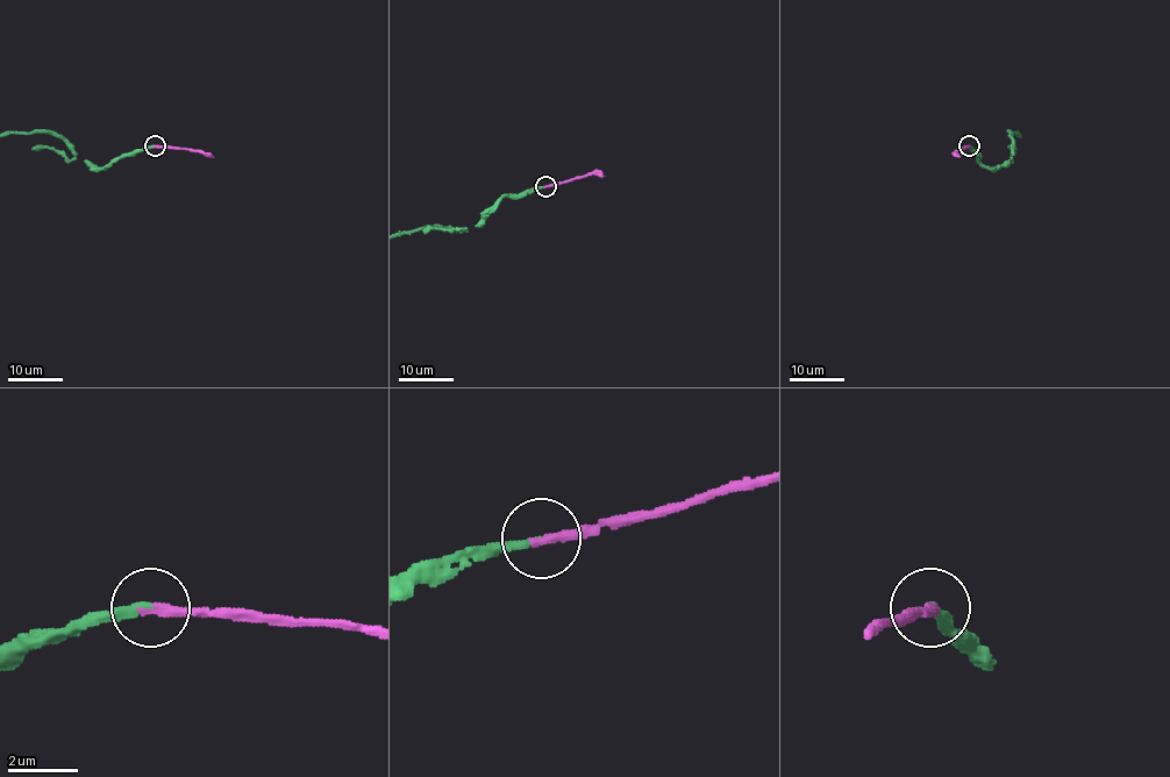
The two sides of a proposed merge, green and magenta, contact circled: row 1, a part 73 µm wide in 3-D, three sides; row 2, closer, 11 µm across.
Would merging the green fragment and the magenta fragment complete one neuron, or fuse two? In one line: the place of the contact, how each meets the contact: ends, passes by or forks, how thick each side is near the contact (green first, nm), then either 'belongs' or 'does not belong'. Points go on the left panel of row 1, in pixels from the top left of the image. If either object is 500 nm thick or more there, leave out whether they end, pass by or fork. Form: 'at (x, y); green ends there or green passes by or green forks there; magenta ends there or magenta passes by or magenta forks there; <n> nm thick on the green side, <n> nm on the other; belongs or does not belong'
at (155, 145); green ends there; magenta ends there; 220 nm thick on the green side, 320 nm on the other; belongs

